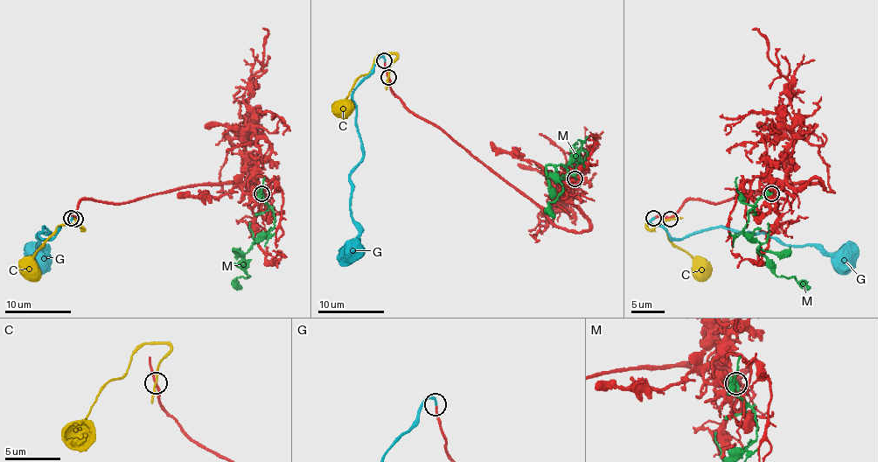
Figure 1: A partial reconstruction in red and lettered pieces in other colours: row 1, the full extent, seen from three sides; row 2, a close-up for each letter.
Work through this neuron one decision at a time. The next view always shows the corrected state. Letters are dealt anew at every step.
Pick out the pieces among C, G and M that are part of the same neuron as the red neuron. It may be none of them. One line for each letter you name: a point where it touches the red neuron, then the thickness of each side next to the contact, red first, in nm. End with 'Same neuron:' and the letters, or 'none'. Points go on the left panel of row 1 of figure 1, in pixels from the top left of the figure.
G: meets red at (71, 218); 190 nm thick on the red side, 240 nm on the other
Same neuron: G

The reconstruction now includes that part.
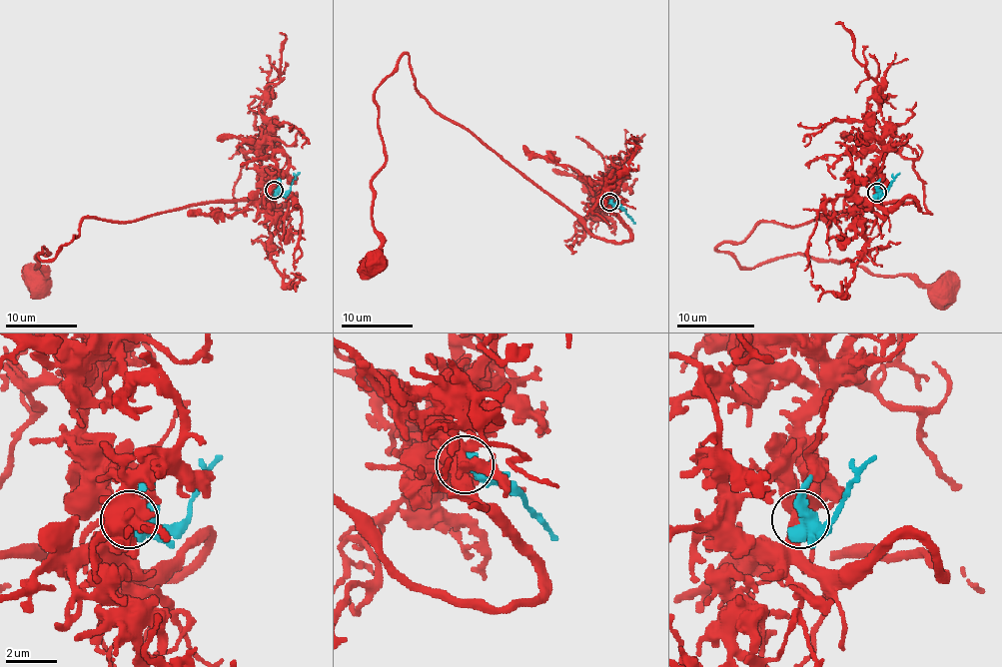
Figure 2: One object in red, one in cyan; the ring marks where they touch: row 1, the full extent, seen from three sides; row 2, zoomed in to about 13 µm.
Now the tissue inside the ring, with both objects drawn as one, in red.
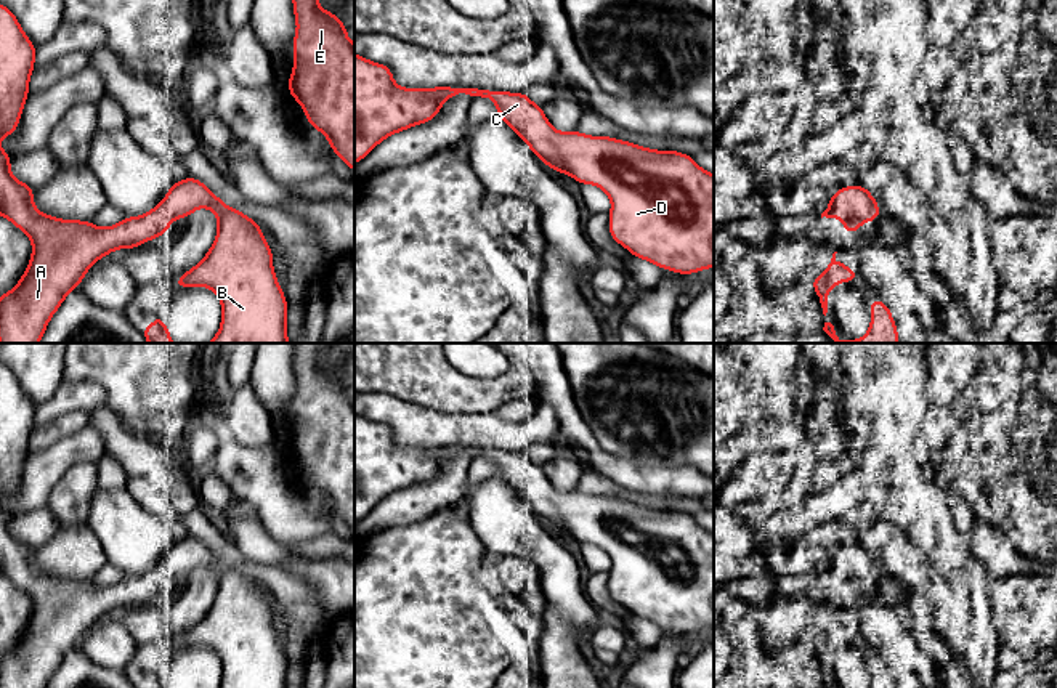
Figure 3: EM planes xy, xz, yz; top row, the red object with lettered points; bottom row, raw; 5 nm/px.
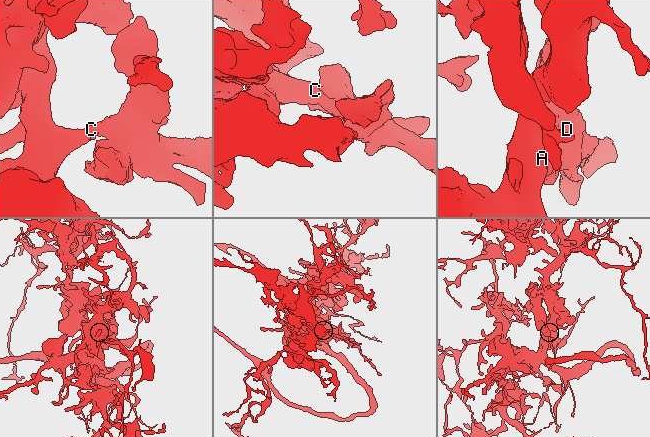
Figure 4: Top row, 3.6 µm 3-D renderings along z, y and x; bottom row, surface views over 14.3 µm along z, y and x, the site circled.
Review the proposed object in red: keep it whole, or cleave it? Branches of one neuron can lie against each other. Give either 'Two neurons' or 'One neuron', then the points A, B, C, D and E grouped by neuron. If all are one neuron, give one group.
One neuron. Groups: A B C D E

